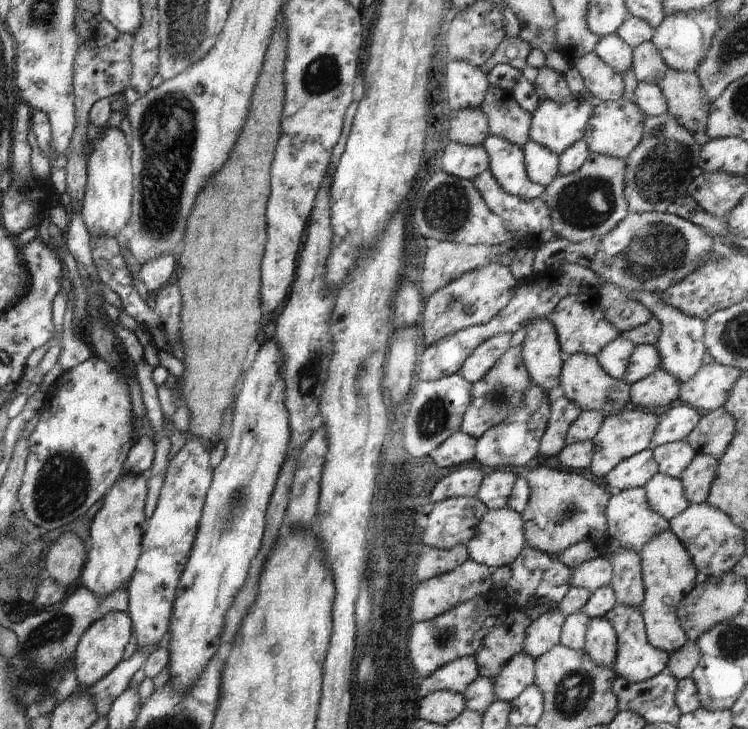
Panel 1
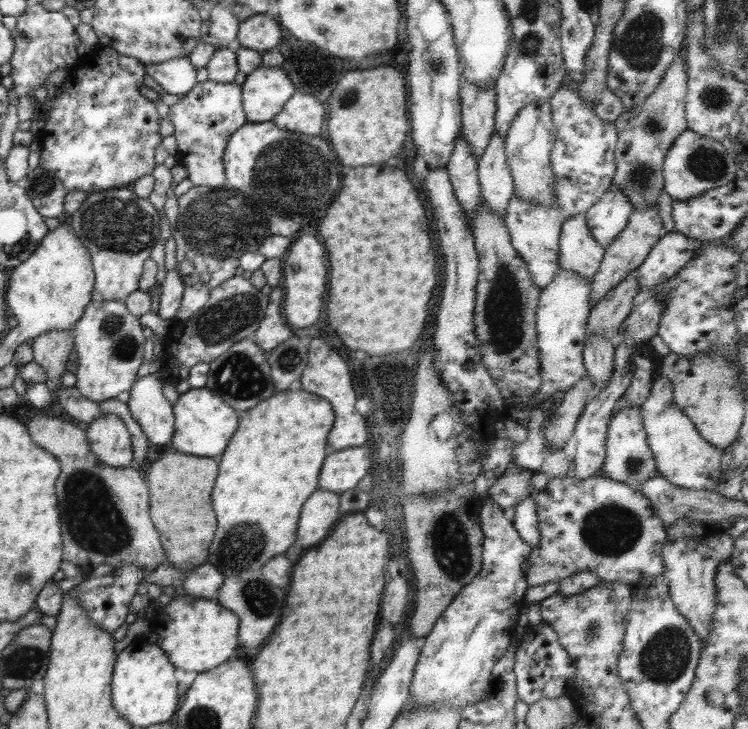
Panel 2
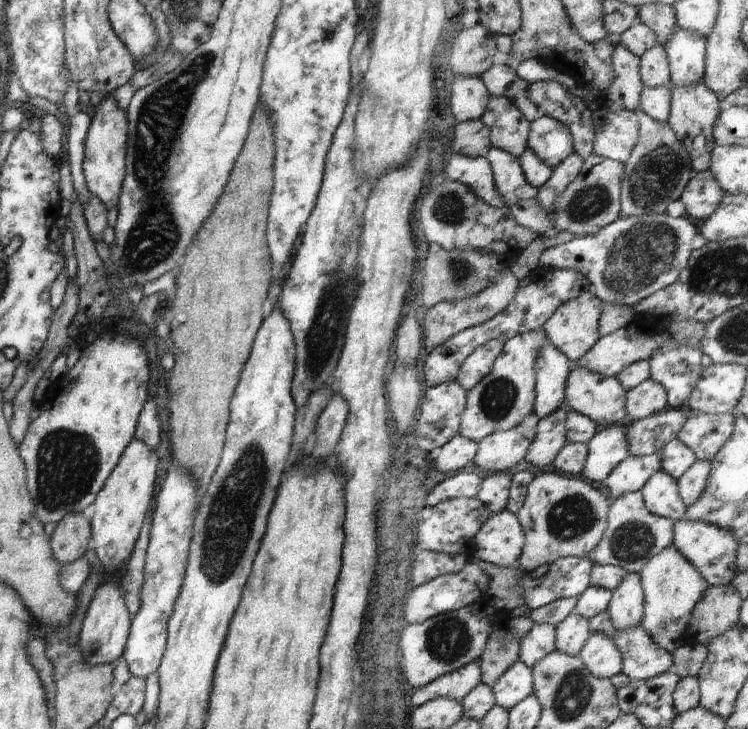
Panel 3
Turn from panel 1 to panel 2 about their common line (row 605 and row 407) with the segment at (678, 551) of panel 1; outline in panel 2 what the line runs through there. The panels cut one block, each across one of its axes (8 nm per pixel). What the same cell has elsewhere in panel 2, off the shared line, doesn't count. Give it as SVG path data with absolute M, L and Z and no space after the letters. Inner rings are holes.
M655 378L650 395L640 406L640 412L657 472L681 488L716 491L716 481L721 480L723 452L709 444L692 419L678 408L674 402L672 382L668 378Z

